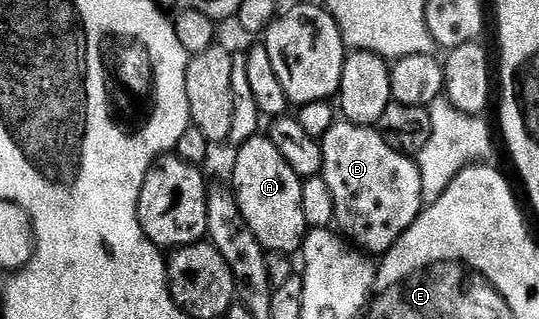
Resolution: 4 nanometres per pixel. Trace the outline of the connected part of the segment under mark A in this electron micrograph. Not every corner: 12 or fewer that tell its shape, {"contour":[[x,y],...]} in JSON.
{"contour":[[270,136],[238,146],[235,198],[264,249],[295,255],[304,178]]}

